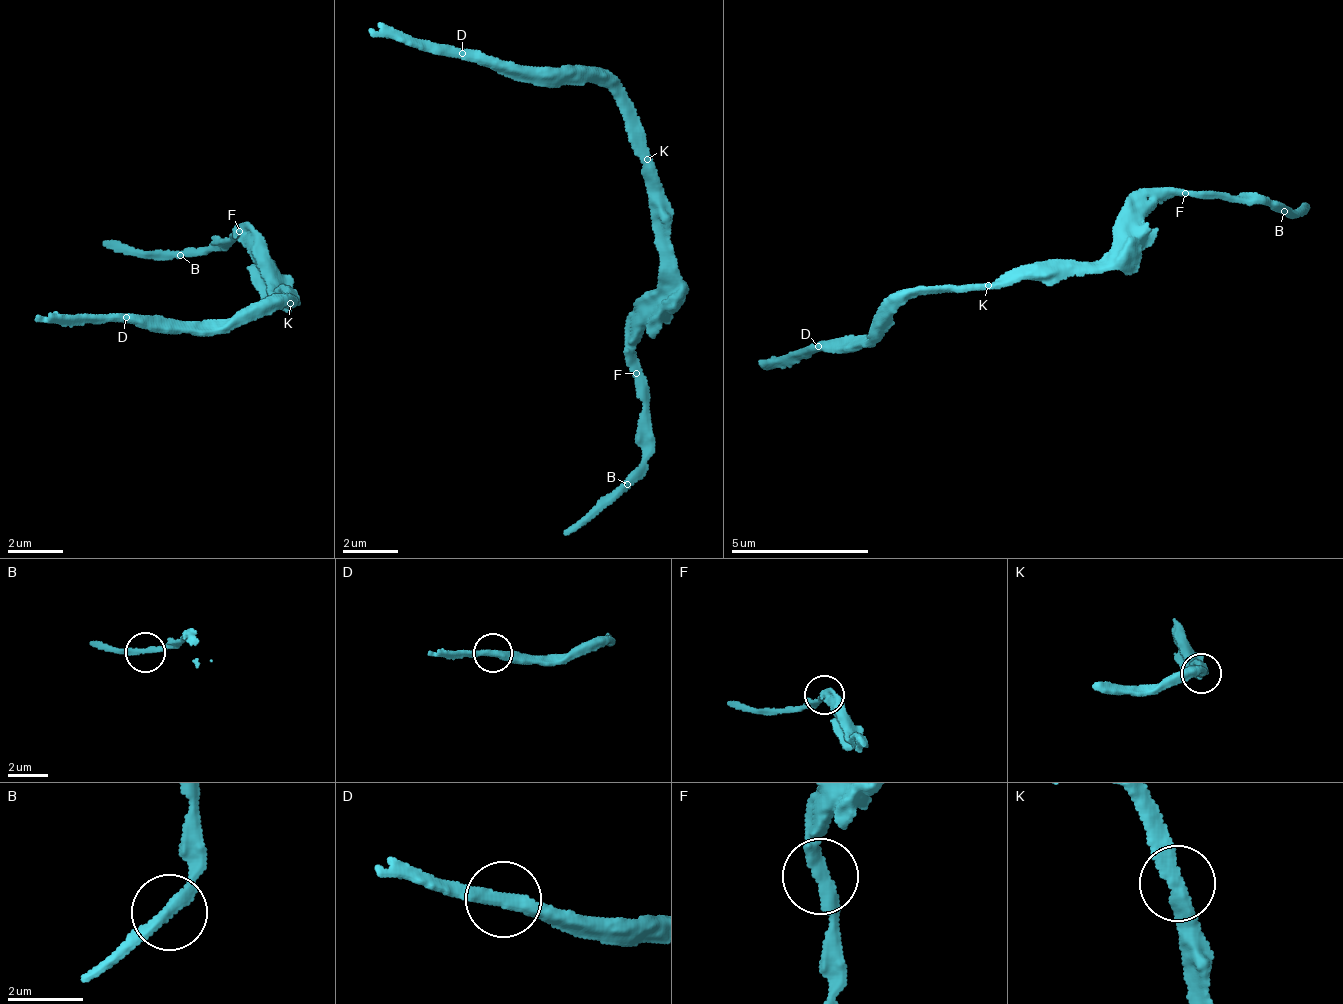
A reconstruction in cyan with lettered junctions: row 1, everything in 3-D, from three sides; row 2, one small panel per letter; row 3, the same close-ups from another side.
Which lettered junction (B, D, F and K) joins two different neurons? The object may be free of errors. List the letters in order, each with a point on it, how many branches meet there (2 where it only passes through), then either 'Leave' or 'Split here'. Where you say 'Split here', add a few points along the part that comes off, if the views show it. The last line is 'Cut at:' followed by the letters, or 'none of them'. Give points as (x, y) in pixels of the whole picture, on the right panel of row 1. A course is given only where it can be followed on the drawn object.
B: Place: (1284, 211). Branches: 2. Leave
D: Place: (818, 346). Branches: 2. Leave
F: Place: (1185, 193). Branches: 2. Leave
K: Place: (988, 285). Branches: 2. Leave
Cut at: none of them

